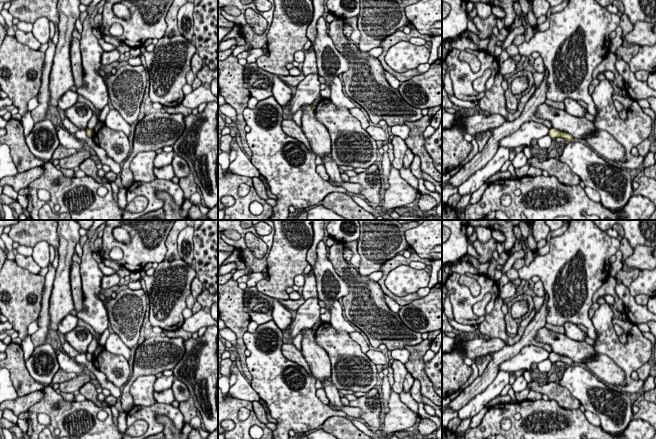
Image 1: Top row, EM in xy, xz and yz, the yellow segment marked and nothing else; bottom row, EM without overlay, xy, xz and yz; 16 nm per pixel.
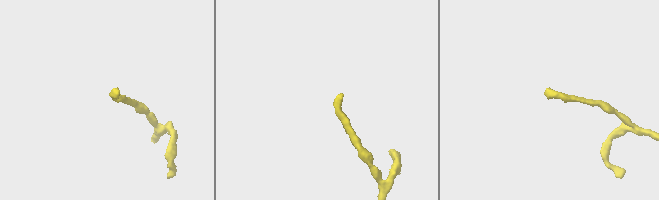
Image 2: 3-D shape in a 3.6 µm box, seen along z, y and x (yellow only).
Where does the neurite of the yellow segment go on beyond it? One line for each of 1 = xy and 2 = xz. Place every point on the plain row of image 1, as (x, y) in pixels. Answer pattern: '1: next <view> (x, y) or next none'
1: next none
2: next none

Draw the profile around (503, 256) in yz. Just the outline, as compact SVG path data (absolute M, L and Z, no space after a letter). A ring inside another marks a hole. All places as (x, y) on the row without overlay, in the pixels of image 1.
M516 240L514 247L509 251L509 252L501 252L499 253L499 258L497 260L495 260L493 257L488 261L489 263L489 268L488 268L488 273L487 276L491 279L493 279L495 282L497 282L495 280L495 271L496 271L496 267L498 265L504 265L507 260L510 258L511 254L514 254L515 252L519 251L522 249L522 242L521 240Z

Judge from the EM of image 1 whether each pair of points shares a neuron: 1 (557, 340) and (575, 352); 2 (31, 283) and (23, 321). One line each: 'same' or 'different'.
1: same
2: same

